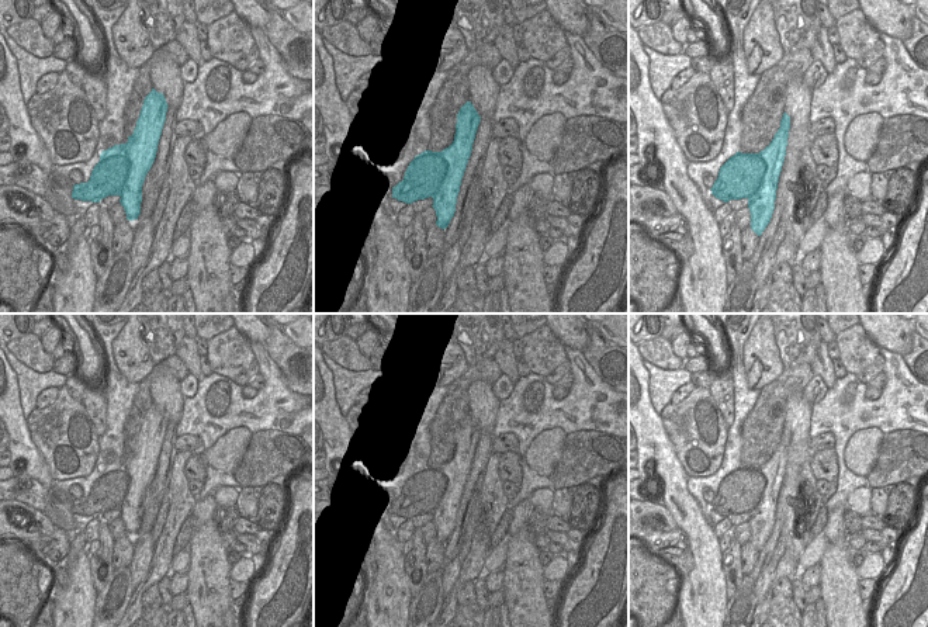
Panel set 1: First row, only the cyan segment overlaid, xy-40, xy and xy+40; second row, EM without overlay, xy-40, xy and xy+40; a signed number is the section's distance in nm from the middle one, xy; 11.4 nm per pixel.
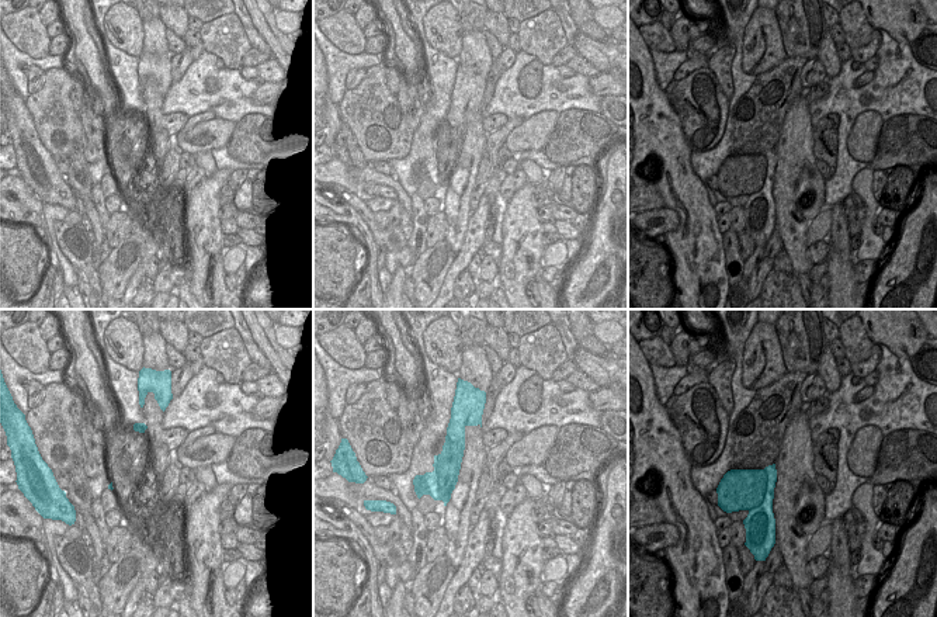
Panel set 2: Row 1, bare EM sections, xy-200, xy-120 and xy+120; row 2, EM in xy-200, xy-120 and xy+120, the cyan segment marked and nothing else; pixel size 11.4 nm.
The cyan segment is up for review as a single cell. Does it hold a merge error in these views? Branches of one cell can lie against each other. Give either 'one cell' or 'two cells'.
two cells

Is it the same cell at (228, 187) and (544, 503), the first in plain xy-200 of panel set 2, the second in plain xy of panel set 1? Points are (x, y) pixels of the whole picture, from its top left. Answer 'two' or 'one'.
two

